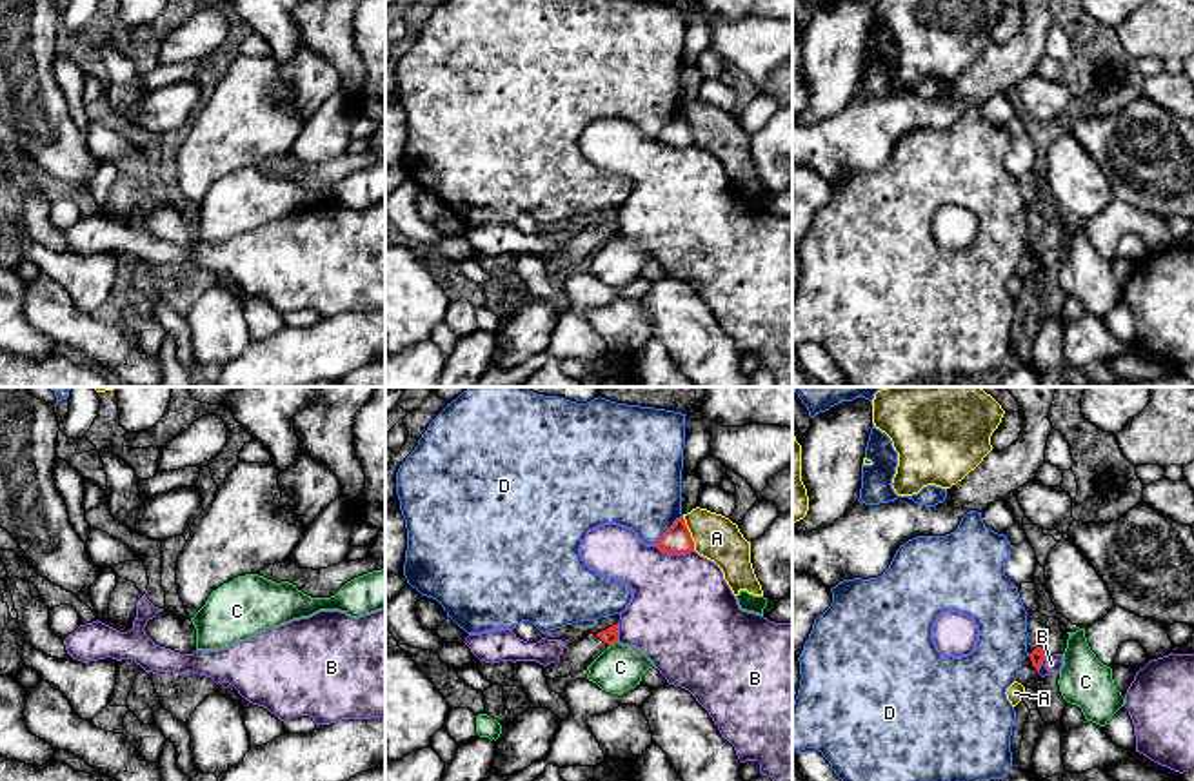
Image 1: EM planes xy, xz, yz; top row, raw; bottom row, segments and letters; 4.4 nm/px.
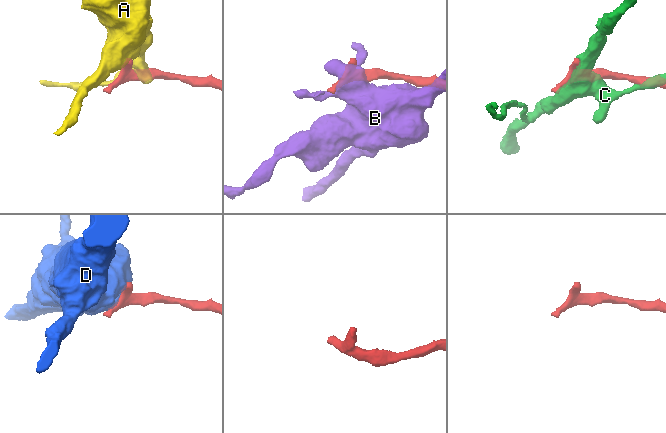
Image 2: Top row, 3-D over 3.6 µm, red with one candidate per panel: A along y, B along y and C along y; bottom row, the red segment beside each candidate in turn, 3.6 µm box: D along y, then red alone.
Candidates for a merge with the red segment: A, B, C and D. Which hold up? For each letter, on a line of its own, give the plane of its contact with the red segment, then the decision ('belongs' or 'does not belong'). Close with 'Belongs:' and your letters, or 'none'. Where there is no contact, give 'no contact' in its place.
A: xz | does not belong
B: xz | does not belong
C: xz | does not belong
D: xz | does not belong
Belongs: none

